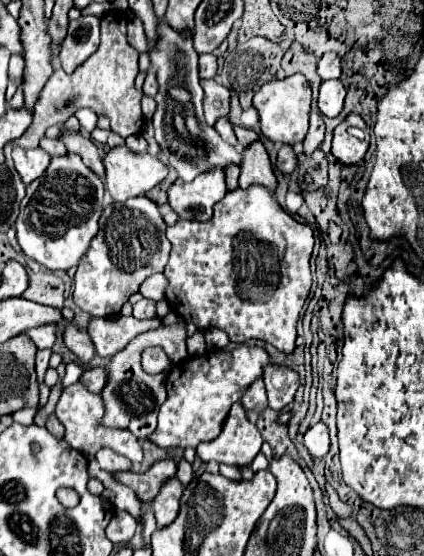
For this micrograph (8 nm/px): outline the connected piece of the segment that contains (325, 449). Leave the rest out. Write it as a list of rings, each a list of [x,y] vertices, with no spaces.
[[[323,423],[313,425],[307,433],[305,433],[305,447],[309,449],[309,455],[313,459],[323,459],[329,453],[331,441],[329,441],[329,431]]]

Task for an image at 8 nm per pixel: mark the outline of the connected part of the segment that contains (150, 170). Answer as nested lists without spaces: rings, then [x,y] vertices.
[[[113,147],[103,157],[105,185],[113,201],[127,201],[145,195],[161,183],[169,167],[149,153],[133,153],[129,147]]]

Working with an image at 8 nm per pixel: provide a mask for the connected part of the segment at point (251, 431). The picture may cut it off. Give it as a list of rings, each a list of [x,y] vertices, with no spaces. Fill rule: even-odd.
[[[235,403],[223,423],[221,433],[213,441],[197,445],[201,461],[217,461],[225,465],[251,465],[259,453],[263,437],[259,429],[247,419],[241,403]]]

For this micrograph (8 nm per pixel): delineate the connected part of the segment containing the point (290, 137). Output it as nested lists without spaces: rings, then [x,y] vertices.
[[[297,73],[285,79],[275,79],[265,85],[255,93],[253,105],[259,111],[259,123],[261,123],[261,133],[275,143],[287,143],[295,145],[301,143],[307,135],[307,125],[309,125],[309,105],[311,105],[311,87],[307,79]]]

